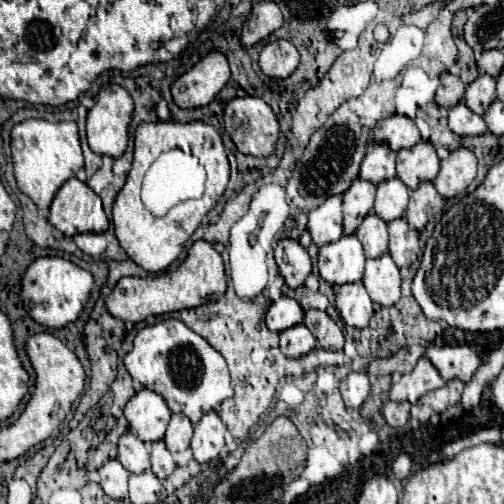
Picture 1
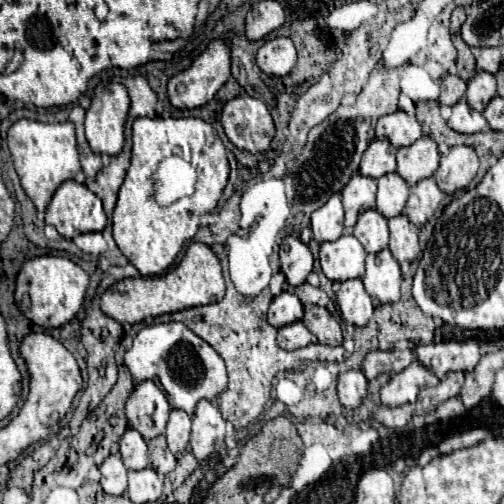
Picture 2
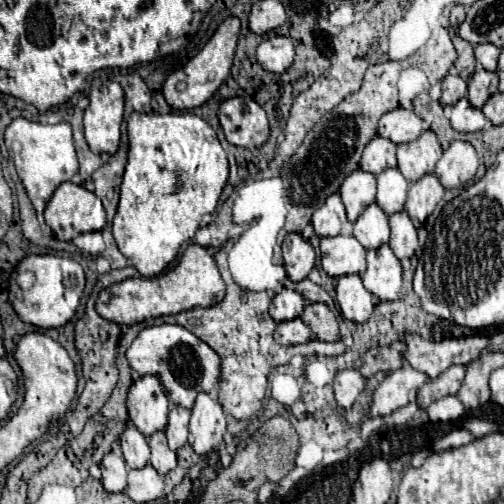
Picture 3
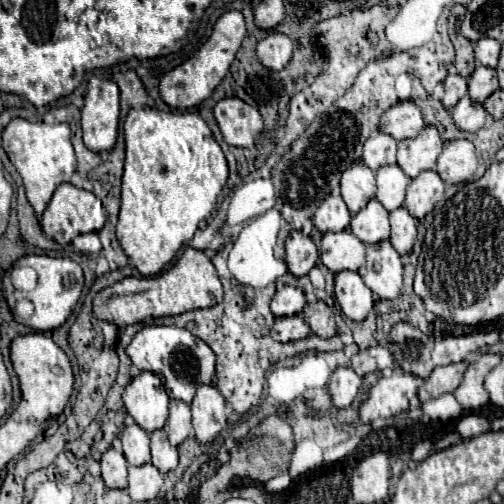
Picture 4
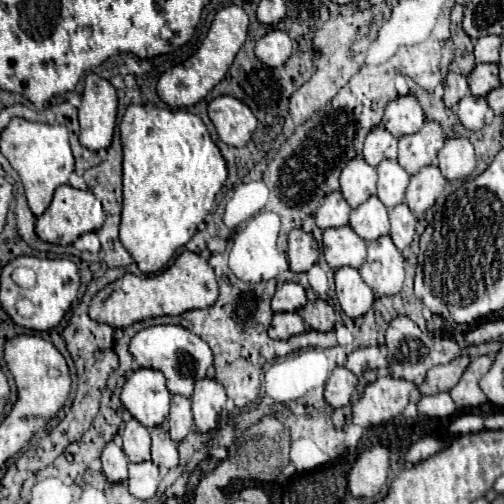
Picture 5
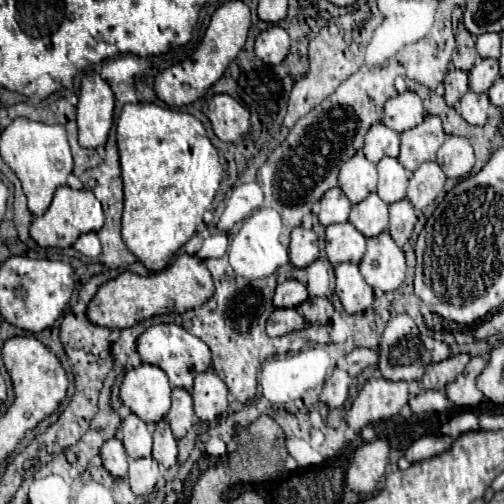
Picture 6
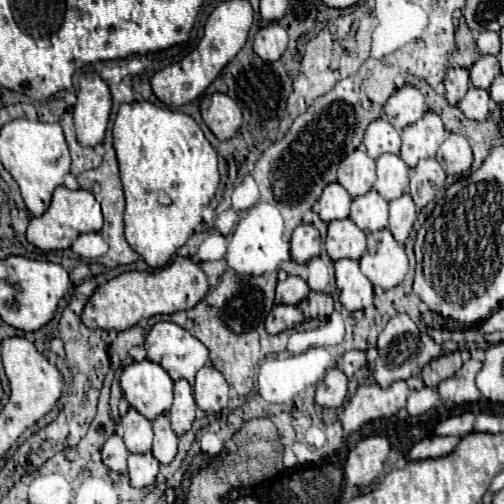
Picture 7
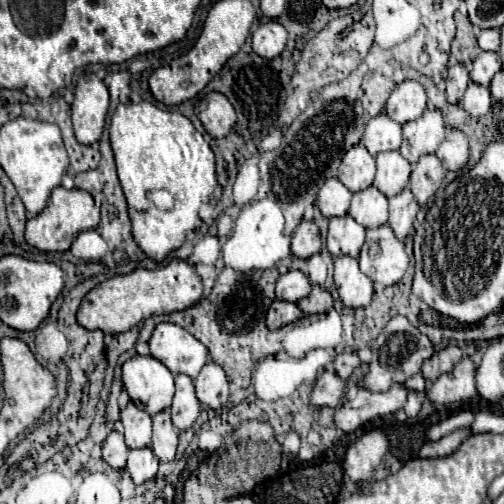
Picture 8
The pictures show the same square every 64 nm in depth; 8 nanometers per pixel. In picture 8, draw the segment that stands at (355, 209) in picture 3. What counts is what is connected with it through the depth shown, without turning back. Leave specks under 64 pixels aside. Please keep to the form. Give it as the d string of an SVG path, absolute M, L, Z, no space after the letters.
M354 144L344 154L338 168L338 178L350 192L368 188L374 180L374 174L376 174L376 164L364 144Z

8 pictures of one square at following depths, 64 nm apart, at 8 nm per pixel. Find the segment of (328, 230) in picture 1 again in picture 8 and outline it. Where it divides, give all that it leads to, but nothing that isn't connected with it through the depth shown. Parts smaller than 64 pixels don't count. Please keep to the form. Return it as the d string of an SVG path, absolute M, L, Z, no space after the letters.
M328 178L318 192L318 208L326 218L344 216L350 206L350 196L352 192L338 178Z

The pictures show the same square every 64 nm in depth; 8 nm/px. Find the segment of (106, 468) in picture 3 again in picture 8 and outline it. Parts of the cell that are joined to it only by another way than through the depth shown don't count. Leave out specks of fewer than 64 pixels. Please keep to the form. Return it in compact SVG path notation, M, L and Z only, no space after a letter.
M116 430L108 434L102 446L102 458L112 466L112 468L124 468L126 458L128 458L128 446L124 442L124 436Z

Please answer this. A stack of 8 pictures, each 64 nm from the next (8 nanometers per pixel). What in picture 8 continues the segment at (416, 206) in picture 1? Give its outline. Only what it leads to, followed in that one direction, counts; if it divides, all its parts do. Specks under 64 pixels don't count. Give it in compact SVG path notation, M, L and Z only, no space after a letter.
M434 154L420 156L420 160L412 166L410 190L414 192L418 204L426 204L434 192L440 188L440 182L446 174L446 168Z

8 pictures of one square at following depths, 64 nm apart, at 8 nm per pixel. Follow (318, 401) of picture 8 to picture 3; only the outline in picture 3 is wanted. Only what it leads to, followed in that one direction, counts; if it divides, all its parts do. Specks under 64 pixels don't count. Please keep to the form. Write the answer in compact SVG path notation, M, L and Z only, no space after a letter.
M346 368L346 370L336 372L334 396L336 396L338 406L350 408L354 404L356 396L362 392L362 388L364 388L364 378L354 368Z

